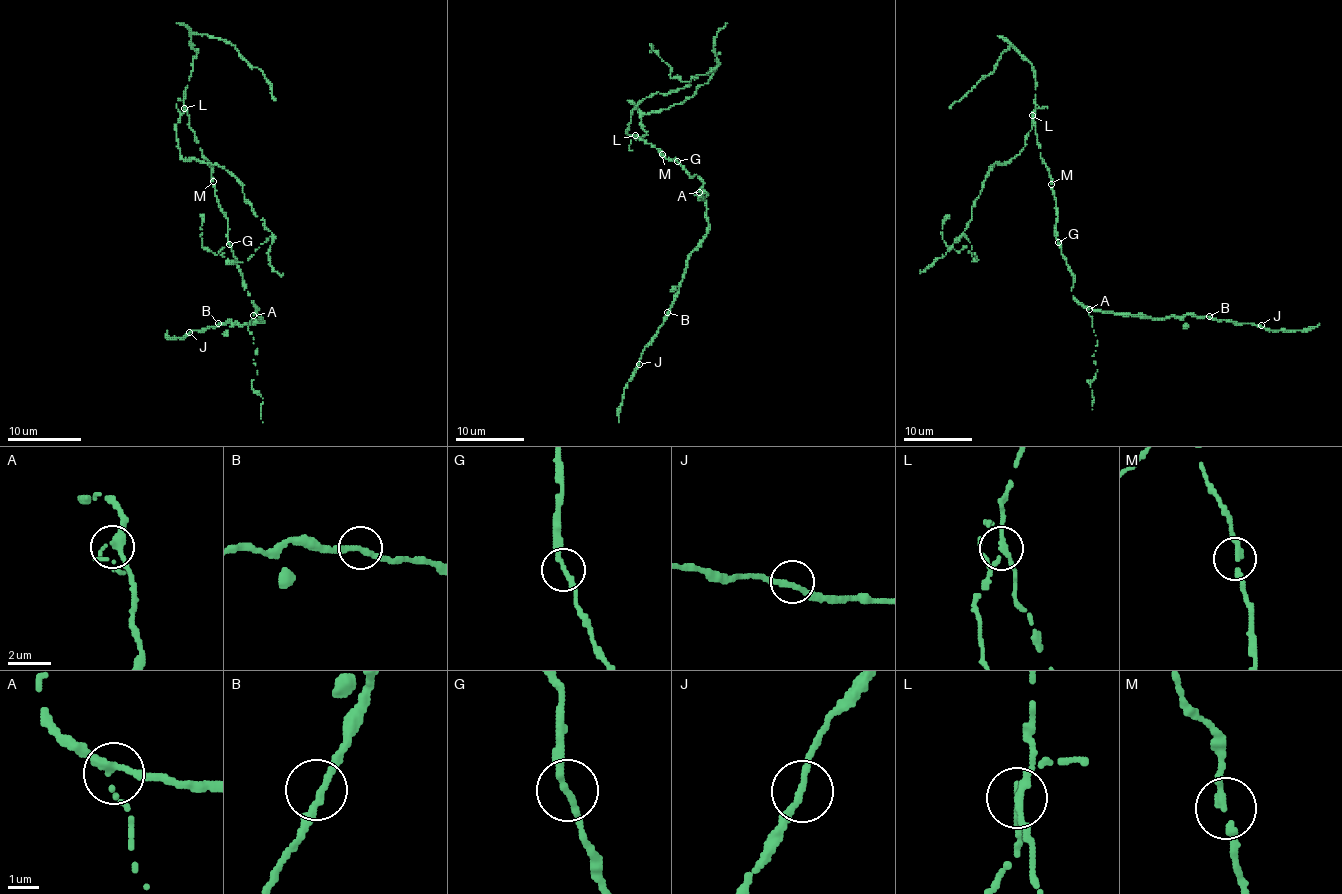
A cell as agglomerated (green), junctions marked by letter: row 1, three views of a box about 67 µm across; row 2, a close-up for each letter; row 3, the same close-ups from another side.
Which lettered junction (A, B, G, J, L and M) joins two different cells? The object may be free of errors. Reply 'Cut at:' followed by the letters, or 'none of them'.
Cut at: L

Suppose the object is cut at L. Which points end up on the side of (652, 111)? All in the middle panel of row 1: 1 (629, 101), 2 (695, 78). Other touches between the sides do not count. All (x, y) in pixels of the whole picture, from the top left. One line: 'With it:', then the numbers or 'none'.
With it: 1

